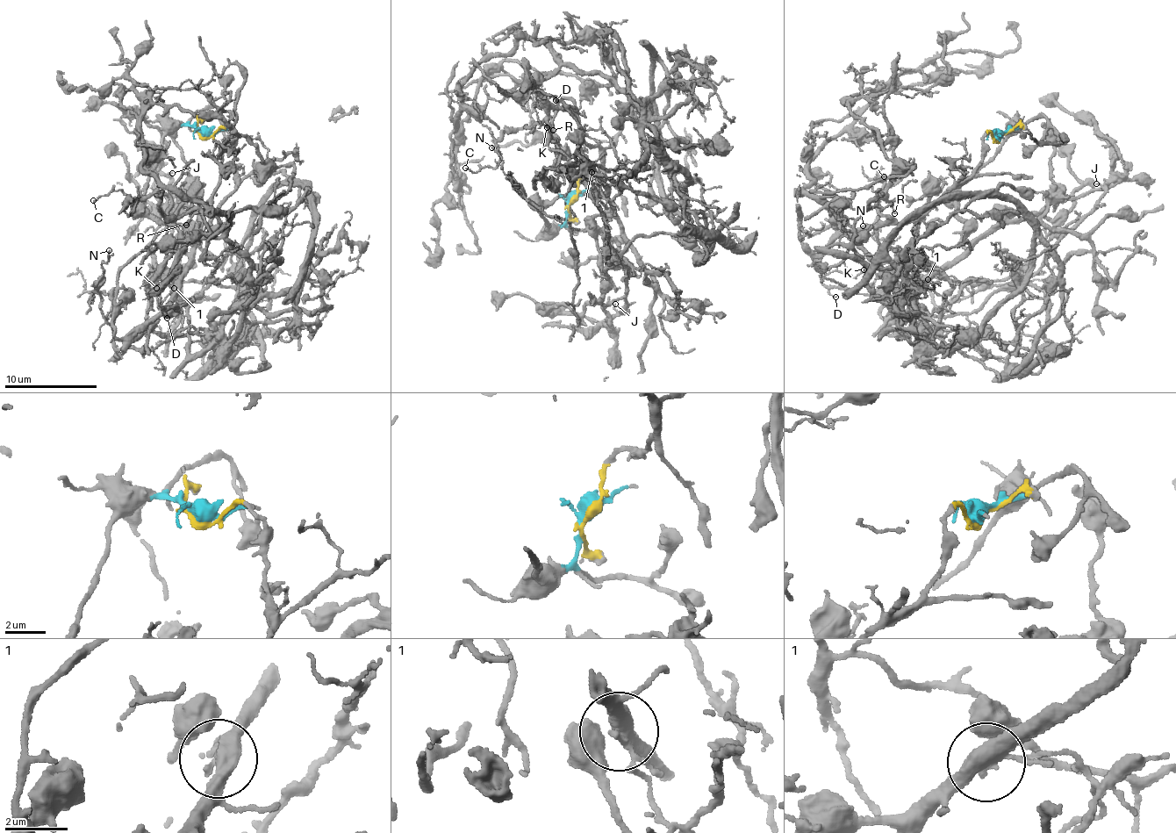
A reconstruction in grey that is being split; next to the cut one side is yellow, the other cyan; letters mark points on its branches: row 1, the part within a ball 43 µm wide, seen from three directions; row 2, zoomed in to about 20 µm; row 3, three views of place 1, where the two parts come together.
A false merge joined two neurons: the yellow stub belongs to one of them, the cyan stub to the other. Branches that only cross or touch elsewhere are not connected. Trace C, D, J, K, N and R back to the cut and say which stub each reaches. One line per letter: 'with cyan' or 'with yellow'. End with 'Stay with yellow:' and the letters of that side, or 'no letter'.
C: with yellow
D: with yellow
J: with cyan
K: with yellow
N: with cyan
R: with yellow
Stay with yellow: C, D, K, R

